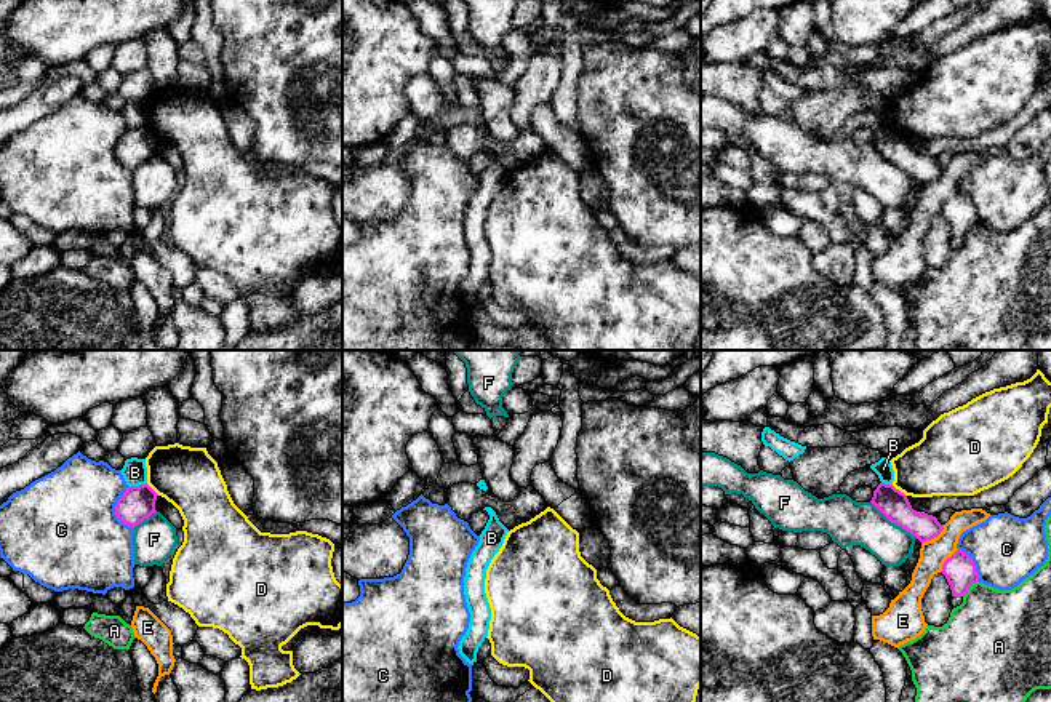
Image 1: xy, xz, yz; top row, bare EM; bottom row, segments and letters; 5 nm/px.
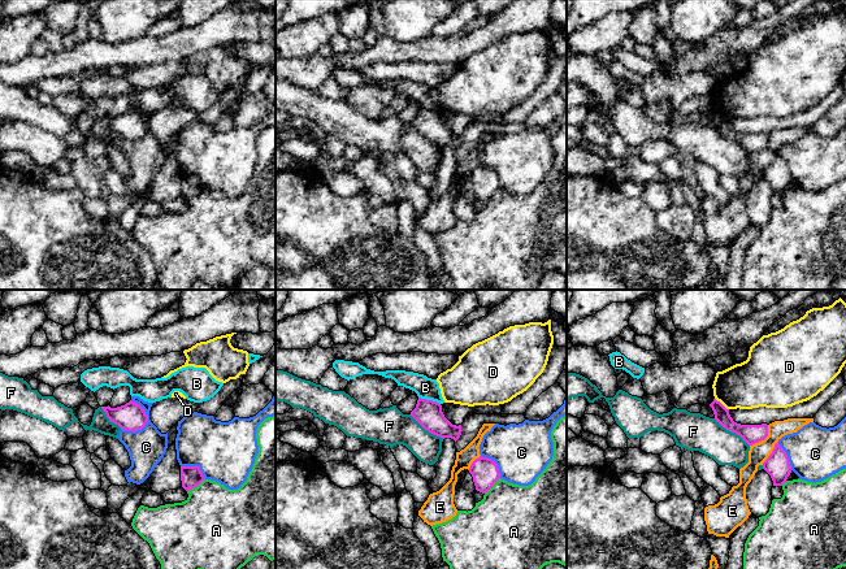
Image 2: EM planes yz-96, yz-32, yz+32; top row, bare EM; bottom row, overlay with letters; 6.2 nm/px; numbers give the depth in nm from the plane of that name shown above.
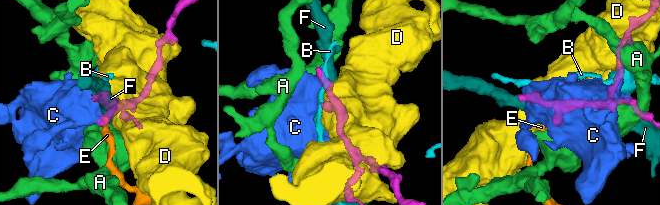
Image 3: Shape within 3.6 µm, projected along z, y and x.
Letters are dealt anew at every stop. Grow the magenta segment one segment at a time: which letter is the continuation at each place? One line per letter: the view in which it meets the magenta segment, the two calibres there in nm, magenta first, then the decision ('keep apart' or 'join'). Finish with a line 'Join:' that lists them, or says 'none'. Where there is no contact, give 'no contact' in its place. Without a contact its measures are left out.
A: yz | 160/420 nm | keep apart
B: xy | 180/130 nm | keep apart
C: xy | 180/480 nm | keep apart
D: yz | 150/320 nm | keep apart
E: yz | 140/140 nm | keep apart
F: yz | 150/220 nm | keep apart
Join: none

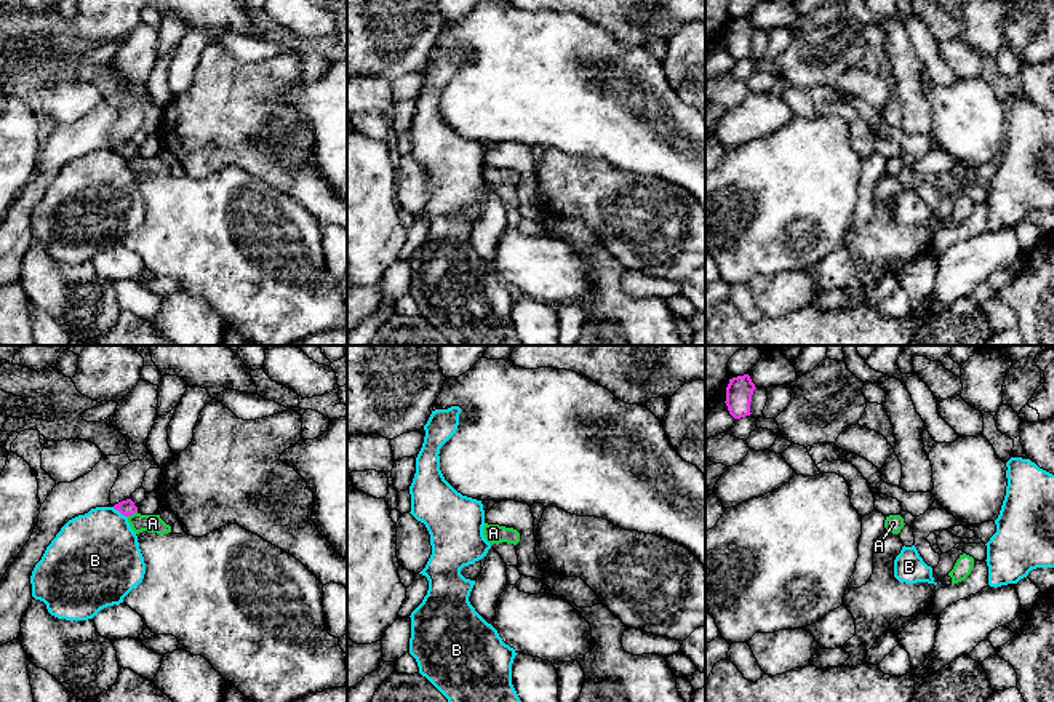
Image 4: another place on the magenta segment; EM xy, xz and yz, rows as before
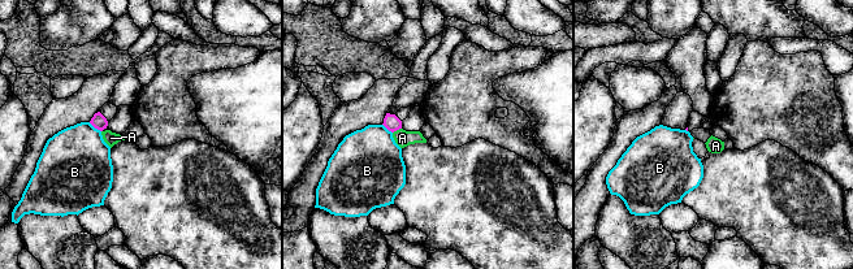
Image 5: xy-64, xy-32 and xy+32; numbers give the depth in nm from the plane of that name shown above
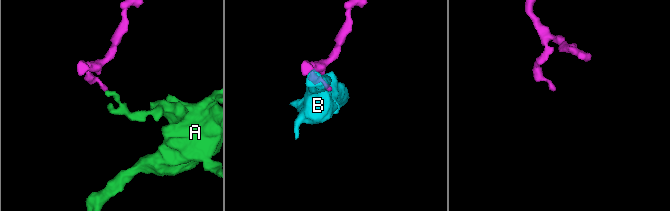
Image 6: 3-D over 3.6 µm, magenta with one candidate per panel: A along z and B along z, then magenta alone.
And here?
A: xy | 80/100 nm | keep apart
B: xy | 80/440 nm | keep apart
Join: none

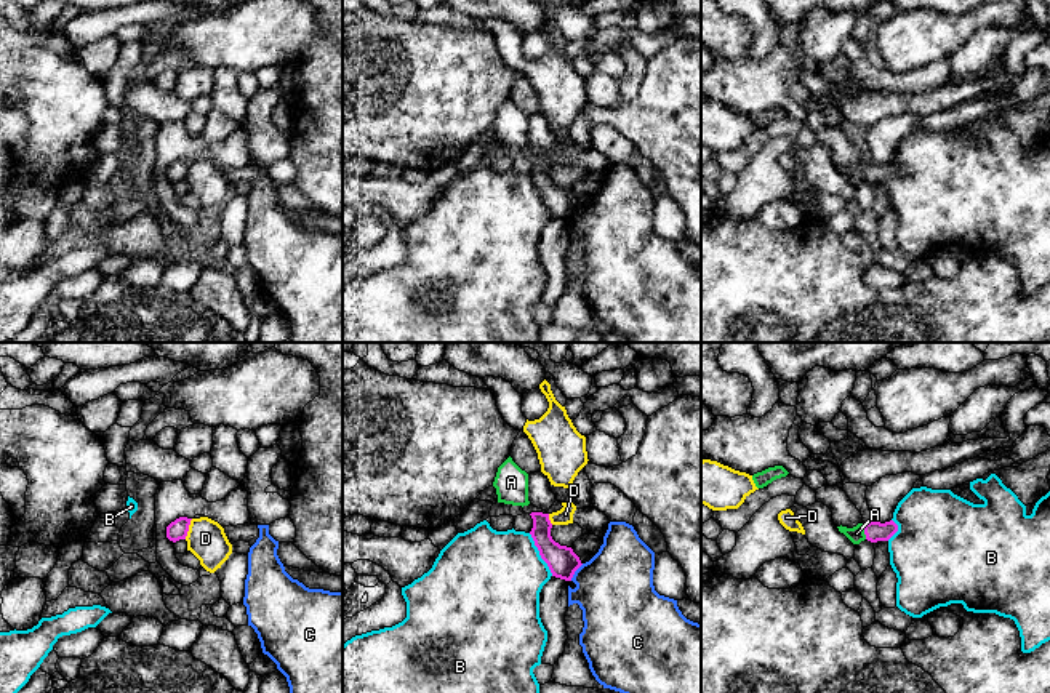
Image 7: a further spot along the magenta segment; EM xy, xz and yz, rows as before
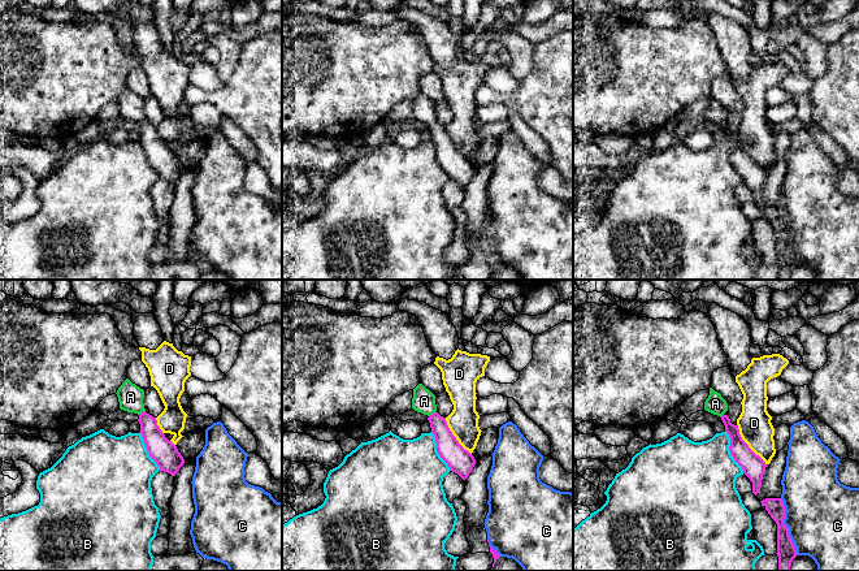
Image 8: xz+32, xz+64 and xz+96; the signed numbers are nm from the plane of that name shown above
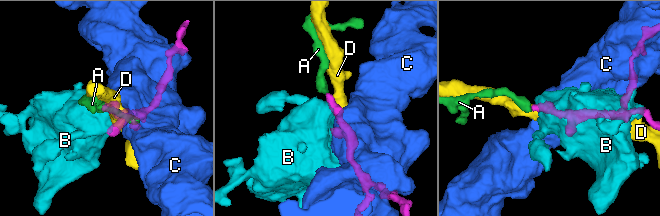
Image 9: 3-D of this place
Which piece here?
A: yz | 100/80 nm | join
B: xz | 150/460 nm | keep apart
C: xz | 150/380 nm | keep apart
D: xy | 100/190 nm | keep apart
Join: A

